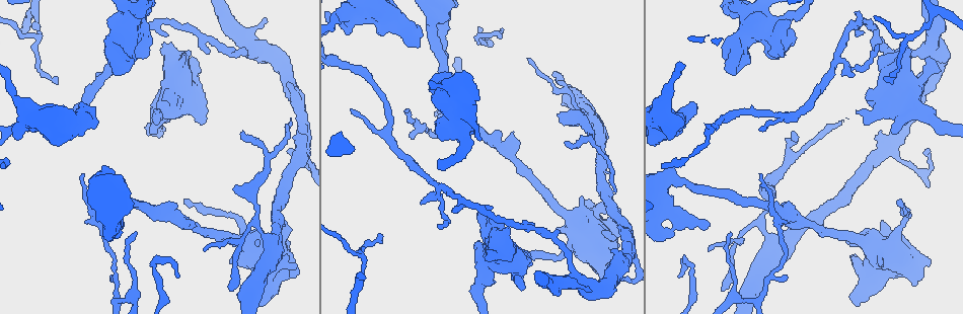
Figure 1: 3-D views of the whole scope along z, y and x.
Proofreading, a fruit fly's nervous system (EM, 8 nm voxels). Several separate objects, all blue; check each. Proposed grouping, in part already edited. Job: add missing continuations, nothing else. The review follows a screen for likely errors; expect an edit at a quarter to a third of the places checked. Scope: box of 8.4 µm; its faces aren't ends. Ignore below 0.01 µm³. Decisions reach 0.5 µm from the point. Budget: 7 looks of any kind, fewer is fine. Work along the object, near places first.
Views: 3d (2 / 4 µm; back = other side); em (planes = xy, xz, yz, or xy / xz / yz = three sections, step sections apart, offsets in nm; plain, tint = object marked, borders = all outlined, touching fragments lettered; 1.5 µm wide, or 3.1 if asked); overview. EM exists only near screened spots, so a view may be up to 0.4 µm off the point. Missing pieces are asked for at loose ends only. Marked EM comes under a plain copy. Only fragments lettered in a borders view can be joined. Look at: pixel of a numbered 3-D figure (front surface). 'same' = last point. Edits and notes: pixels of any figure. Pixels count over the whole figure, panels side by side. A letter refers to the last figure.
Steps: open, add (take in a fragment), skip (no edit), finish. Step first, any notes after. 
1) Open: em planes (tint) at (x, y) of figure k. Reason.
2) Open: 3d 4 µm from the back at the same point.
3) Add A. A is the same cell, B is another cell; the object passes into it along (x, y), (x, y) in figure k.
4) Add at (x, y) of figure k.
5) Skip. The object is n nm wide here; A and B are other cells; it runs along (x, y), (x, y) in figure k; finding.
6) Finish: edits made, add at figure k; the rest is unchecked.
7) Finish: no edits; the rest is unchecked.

Open: 3d 2 µm at (135, 233) of figure 1. Free end.

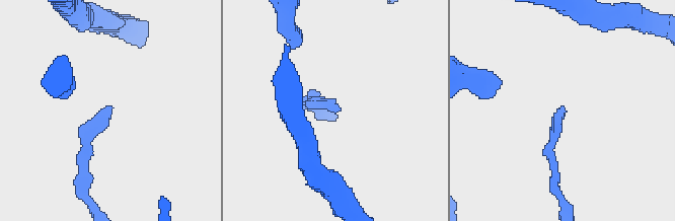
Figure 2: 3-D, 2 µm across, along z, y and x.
Open: em planes (tint) at (563, 109) of figure 2. Shape alone is not enough.

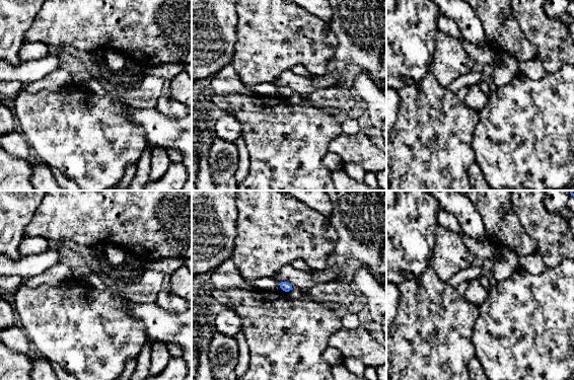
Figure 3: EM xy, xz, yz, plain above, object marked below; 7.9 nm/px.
Open: em planes (borders) at the same point. See the neighbours.

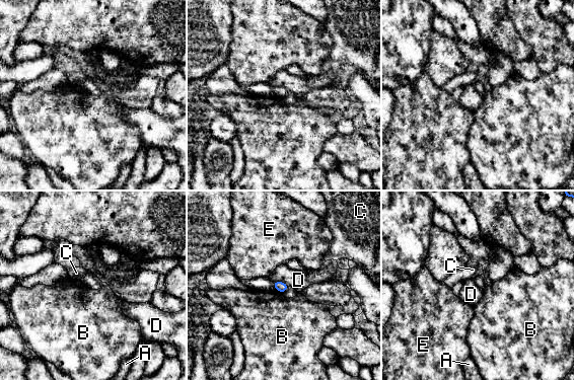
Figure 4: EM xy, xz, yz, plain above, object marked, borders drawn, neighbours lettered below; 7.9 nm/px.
Skip. The longest contact is with D, 150 nm; A, B, C, D and E are other cells; a border runs along (272, 281), (282, 281), (289, 286) in figure 4; no lettered fragment goes on from it.

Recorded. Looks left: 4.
Open: 3d 4 µm at (292, 122) of figure 1. Branch stops here.

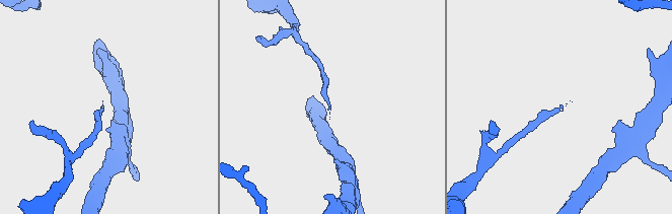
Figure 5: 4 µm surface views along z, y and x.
Open: em planes (borders) at (329, 109) of figure 5. Need the tissue.

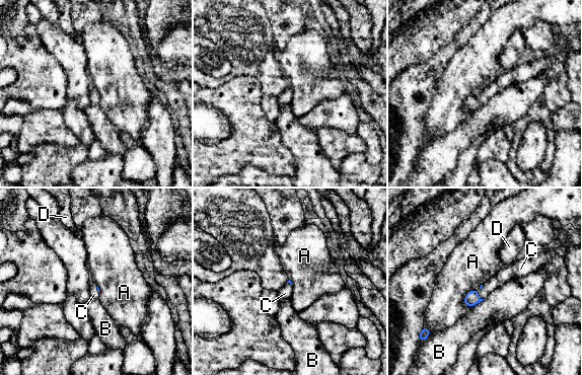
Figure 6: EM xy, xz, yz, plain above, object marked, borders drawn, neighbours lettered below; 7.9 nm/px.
Add C. The longest contact is with A, 160 nm; C is the same cell, A, B and D are other cells; the cell continues.

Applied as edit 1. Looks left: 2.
Open: overview. Redraw.

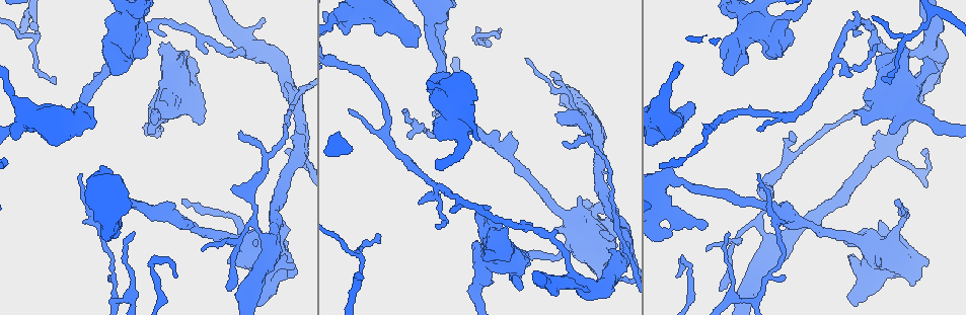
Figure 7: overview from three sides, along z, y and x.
Open: em yz step 8 (borders) at (759, 174) of figure 7. Tapers out.

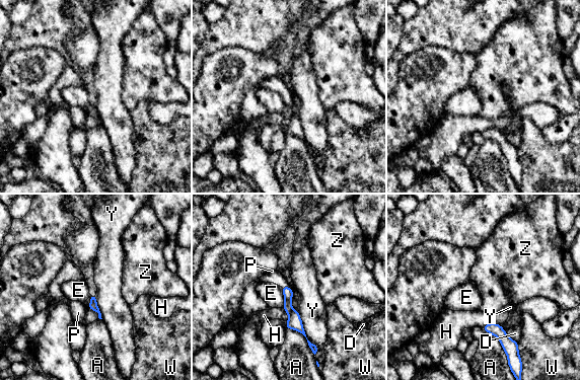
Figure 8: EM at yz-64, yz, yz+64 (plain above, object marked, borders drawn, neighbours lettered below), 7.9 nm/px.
Add P. P is the same cell, A, D, E, H, W, Y and Z are other cells; it goes on there.

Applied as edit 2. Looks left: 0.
Finish: edits made, add at figure 6, add at figure 8; the rest is unchecked.

